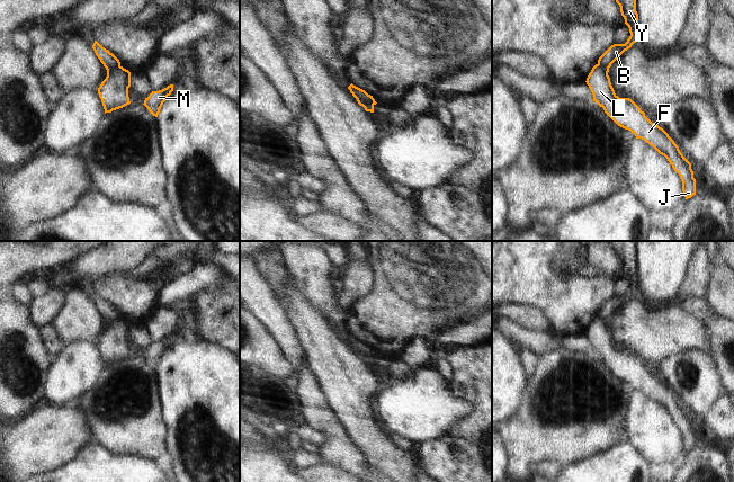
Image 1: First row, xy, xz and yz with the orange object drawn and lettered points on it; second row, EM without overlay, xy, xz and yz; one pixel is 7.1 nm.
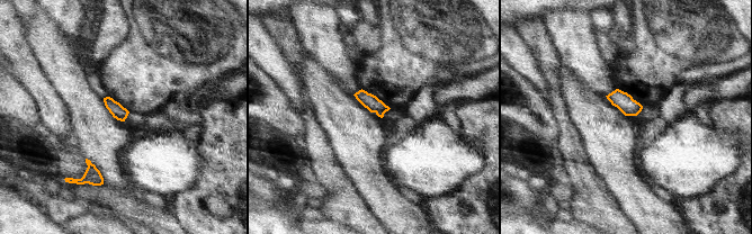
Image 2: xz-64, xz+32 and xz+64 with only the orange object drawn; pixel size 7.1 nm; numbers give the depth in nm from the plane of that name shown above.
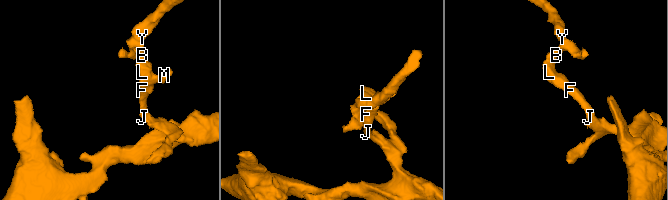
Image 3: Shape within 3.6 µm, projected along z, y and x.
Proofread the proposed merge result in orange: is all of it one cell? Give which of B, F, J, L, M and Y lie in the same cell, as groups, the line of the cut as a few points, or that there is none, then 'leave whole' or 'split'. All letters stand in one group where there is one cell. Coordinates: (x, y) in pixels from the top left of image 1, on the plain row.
B Y / F J L M; cut in xz along (357, 351), (369, 354), (373, 357); split

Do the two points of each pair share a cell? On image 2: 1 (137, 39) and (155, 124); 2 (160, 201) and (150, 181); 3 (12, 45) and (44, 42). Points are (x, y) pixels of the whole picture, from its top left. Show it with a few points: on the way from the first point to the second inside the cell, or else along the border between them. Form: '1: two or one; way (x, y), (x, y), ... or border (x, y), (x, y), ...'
1: two; border (161, 110), (145, 116)
2: two; border (137, 187), (168, 195), (171, 198)
3: two; border (25, 26), (27, 41), (43, 65)

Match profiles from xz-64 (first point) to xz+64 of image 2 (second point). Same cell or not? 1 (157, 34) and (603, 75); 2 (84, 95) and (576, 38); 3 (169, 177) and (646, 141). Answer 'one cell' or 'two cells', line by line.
1: two cells
2: two cells
3: two cells

